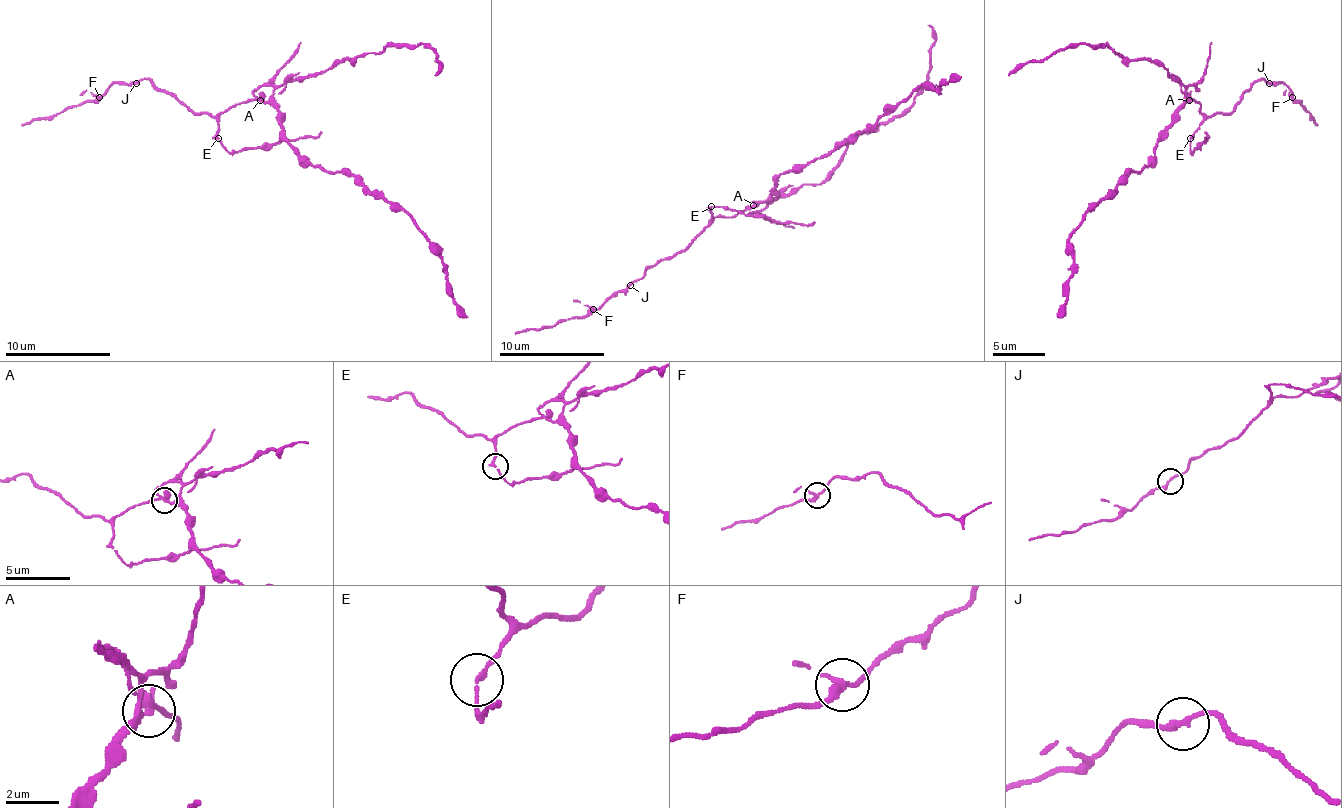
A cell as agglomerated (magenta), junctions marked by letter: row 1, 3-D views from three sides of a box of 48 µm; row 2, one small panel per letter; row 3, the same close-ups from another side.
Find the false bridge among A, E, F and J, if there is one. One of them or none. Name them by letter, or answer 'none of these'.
A

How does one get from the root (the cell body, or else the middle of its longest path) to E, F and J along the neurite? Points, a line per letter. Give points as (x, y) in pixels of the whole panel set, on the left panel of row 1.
E: (276, 110), (260, 99), (231, 105), (218, 118), (218, 139)
F: (276, 110), (268, 102), (247, 99), (216, 115), (192, 112), (147, 78), (131, 84), (113, 84), (100, 97)
J: (276, 110), (268, 102), (247, 99), (216, 115), (192, 112), (147, 78), (137, 84)

